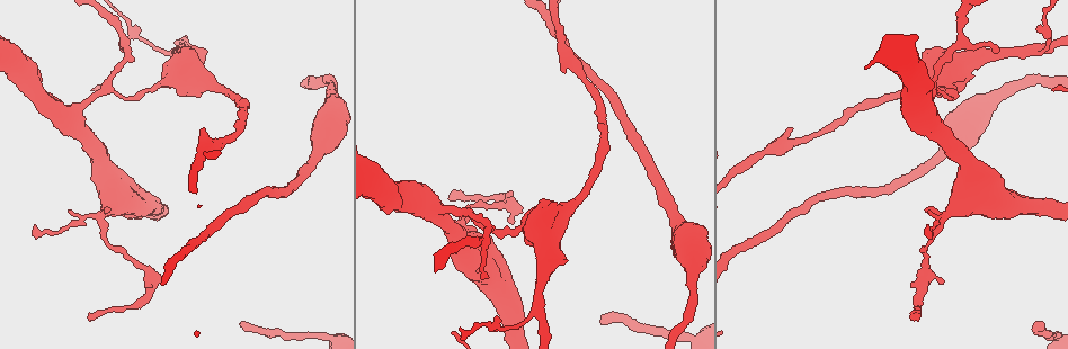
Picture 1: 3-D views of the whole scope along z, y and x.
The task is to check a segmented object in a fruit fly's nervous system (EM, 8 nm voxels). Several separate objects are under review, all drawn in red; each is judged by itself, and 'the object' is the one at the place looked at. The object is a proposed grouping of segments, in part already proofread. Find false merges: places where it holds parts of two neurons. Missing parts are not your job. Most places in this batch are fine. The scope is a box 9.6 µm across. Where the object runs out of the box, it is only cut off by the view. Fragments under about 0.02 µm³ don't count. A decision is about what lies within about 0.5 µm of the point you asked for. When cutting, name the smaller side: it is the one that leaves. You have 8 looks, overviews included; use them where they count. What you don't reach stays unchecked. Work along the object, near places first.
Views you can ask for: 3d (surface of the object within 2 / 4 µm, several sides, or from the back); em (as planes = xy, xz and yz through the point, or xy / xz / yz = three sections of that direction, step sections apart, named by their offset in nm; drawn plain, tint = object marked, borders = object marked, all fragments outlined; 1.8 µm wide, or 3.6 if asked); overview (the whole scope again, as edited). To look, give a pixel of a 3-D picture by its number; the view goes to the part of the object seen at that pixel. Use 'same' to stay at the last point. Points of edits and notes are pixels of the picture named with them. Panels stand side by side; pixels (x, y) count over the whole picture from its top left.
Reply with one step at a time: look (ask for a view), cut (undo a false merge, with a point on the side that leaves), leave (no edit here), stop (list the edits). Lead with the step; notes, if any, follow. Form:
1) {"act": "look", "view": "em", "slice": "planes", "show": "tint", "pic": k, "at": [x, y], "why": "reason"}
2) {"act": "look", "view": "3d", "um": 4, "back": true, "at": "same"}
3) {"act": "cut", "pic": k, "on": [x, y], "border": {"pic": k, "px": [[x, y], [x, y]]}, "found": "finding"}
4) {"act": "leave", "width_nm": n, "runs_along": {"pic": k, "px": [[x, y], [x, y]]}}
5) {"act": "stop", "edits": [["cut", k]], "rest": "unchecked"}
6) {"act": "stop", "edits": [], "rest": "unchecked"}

{"act": "look", "view": "3d", "um": 2, "pic": 1, "at": [919, 307], "why": "narrows sharply"}

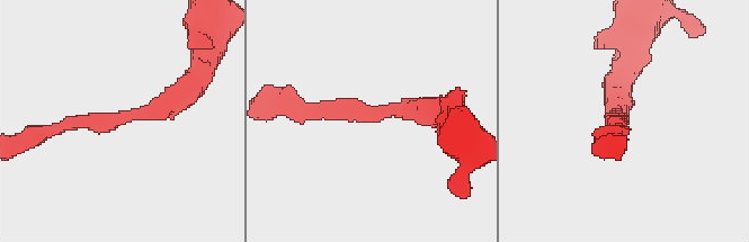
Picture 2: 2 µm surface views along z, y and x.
{"act": "look", "view": "em", "slice": "yz", "step": 16, "show": "tint", "pic": 2, "at": [128, 116]}

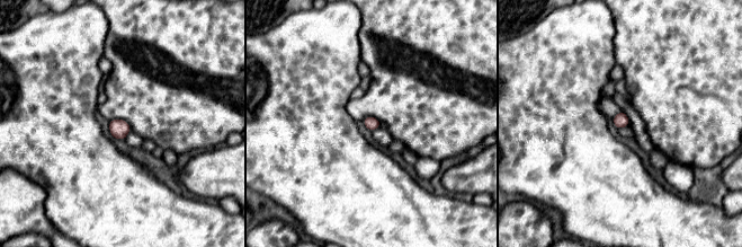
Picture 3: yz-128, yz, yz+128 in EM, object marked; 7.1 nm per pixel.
{"act": "look", "view": "em", "slice": "planes", "show": "tint", "at": "same"}

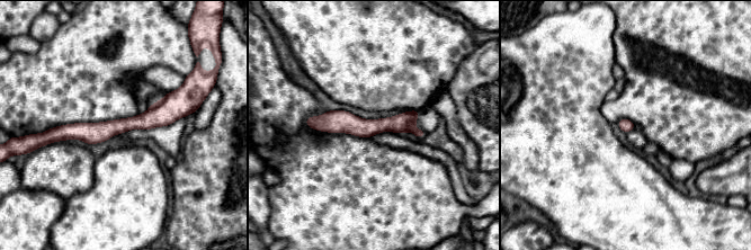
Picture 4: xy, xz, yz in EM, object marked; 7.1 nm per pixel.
{"act": "leave", "runs_along": {"pic": 4, "px": [[187, 109], [104, 131], [54, 132]]}, "found": "one neuron here"}

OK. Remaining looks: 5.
{"act": "look", "view": "em", "slice": "yz", "step": 4, "show": "tint", "pic": 1, "at": [935, 89], "why": "sudden change in width"}

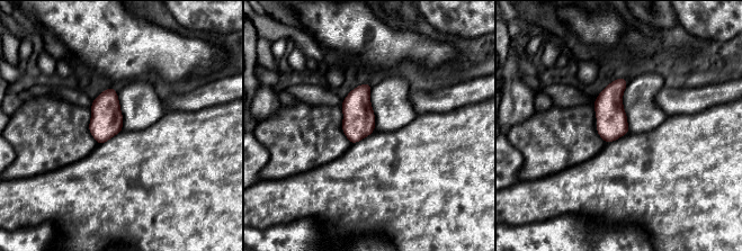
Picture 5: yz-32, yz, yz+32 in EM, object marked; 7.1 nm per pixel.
{"act": "look", "view": "em", "slice": "planes", "show": "tint", "at": "same", "why": "cut it another way"}

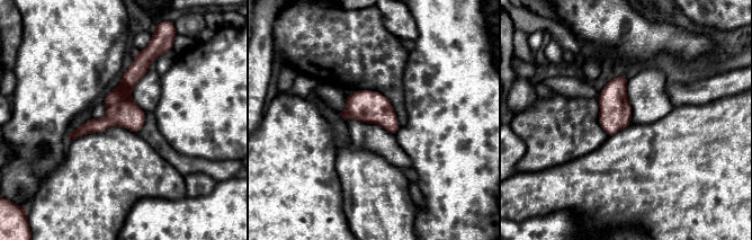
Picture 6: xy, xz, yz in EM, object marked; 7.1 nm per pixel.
{"act": "leave", "width_nm": 220, "found": "continuous, no second neuron"}

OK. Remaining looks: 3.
{"act": "look", "view": "em", "um": 3.6, "slice": "xz", "step": 4, "show": "tint", "pic": 1, "at": [1001, 95], "why": "sudden change in width"}

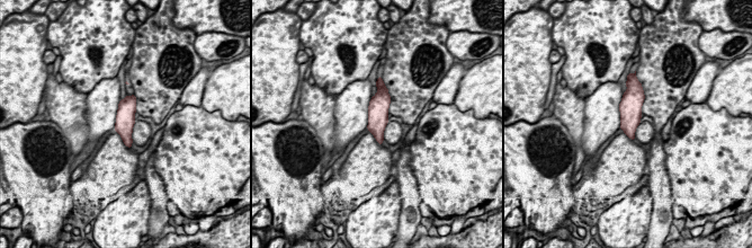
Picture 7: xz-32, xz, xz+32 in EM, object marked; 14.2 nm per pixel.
{"act": "look", "view": "em", "um": 3.6, "slice": "yz", "step": 8, "show": "tint", "at": "same"}

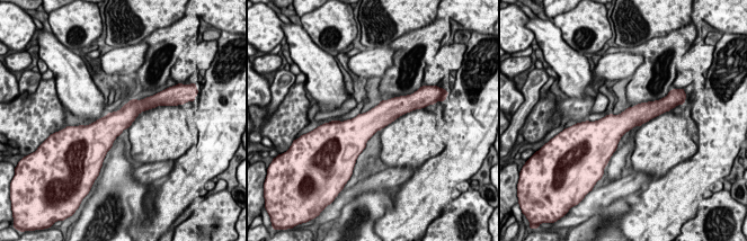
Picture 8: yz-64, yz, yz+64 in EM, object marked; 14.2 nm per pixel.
{"act": "leave", "found": "all the same neuron"}

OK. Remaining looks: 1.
{"act": "stop", "edits": [], "rest": "unchecked"}

